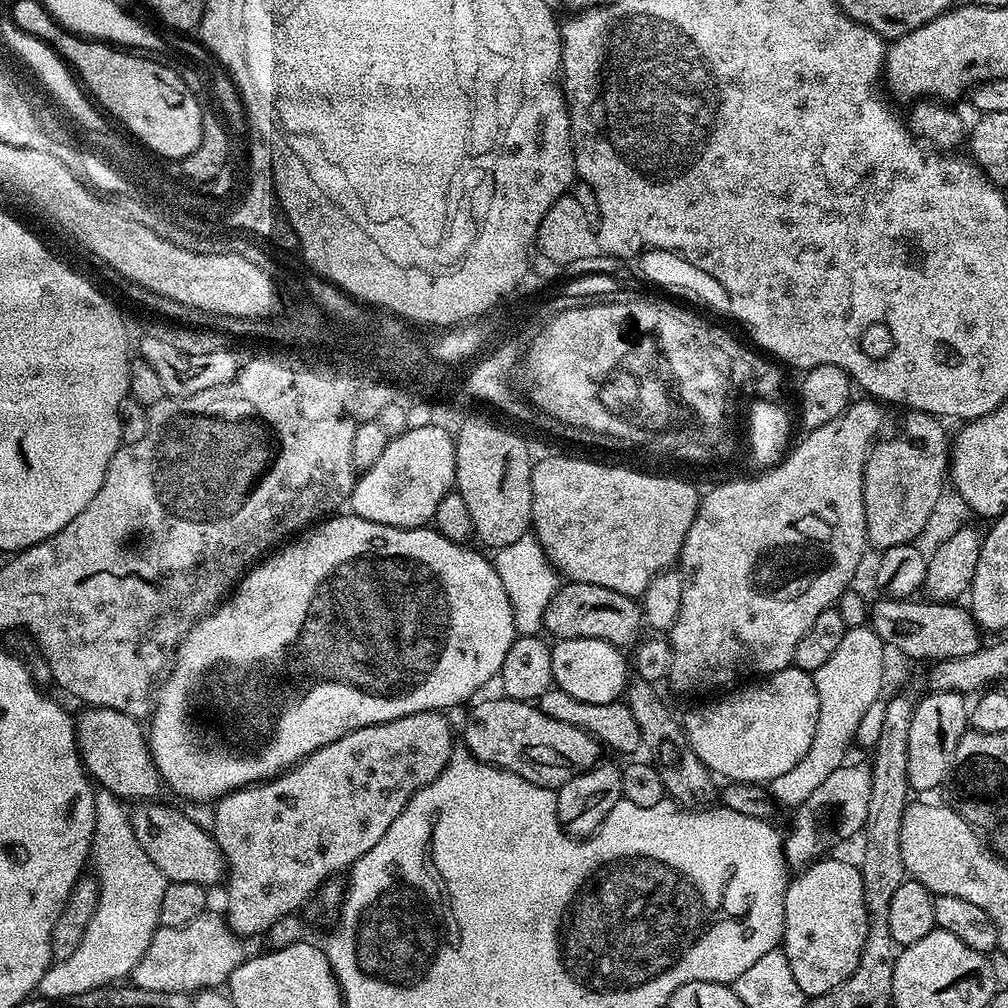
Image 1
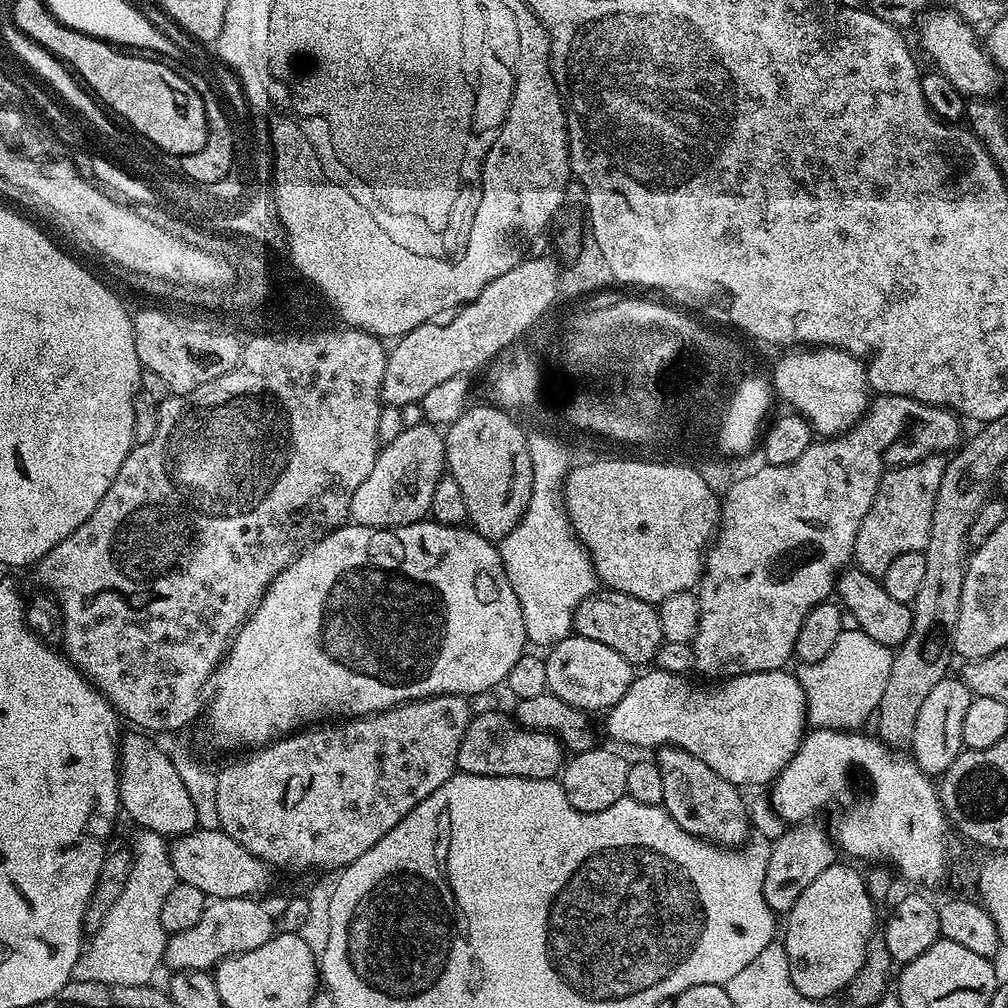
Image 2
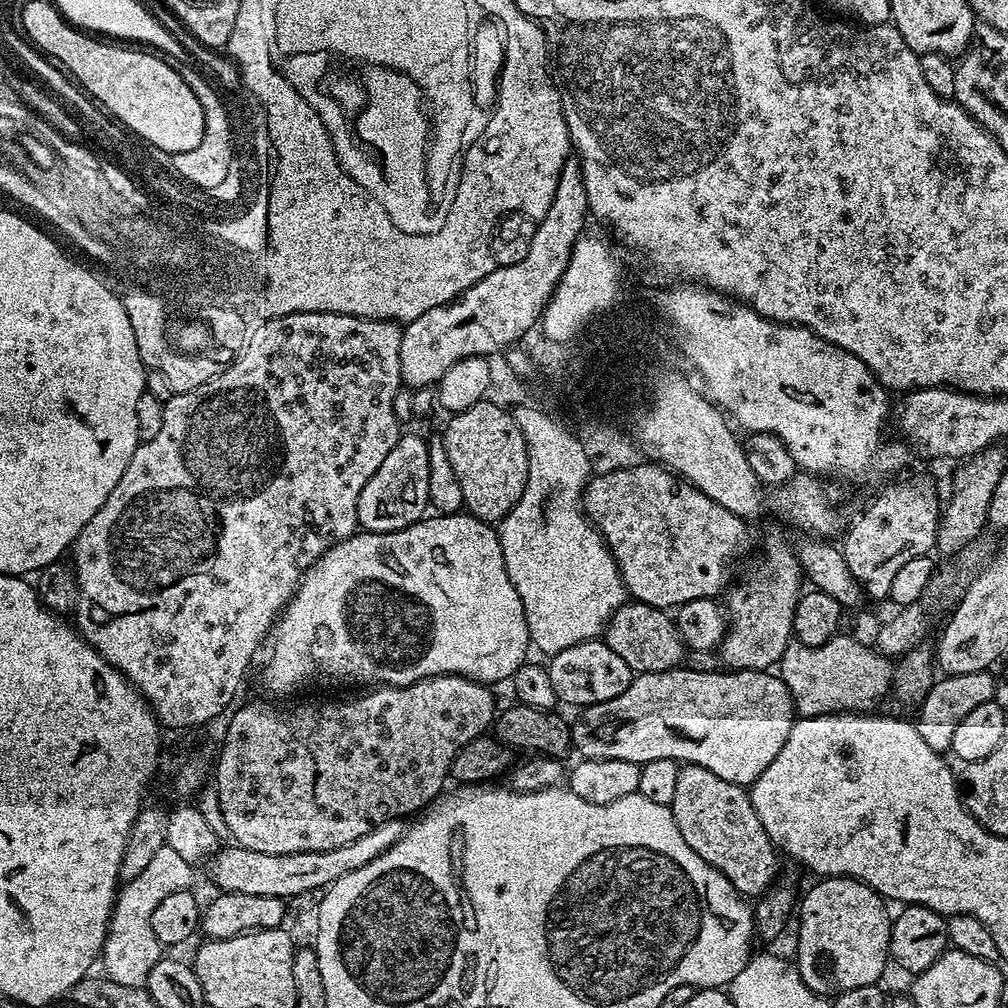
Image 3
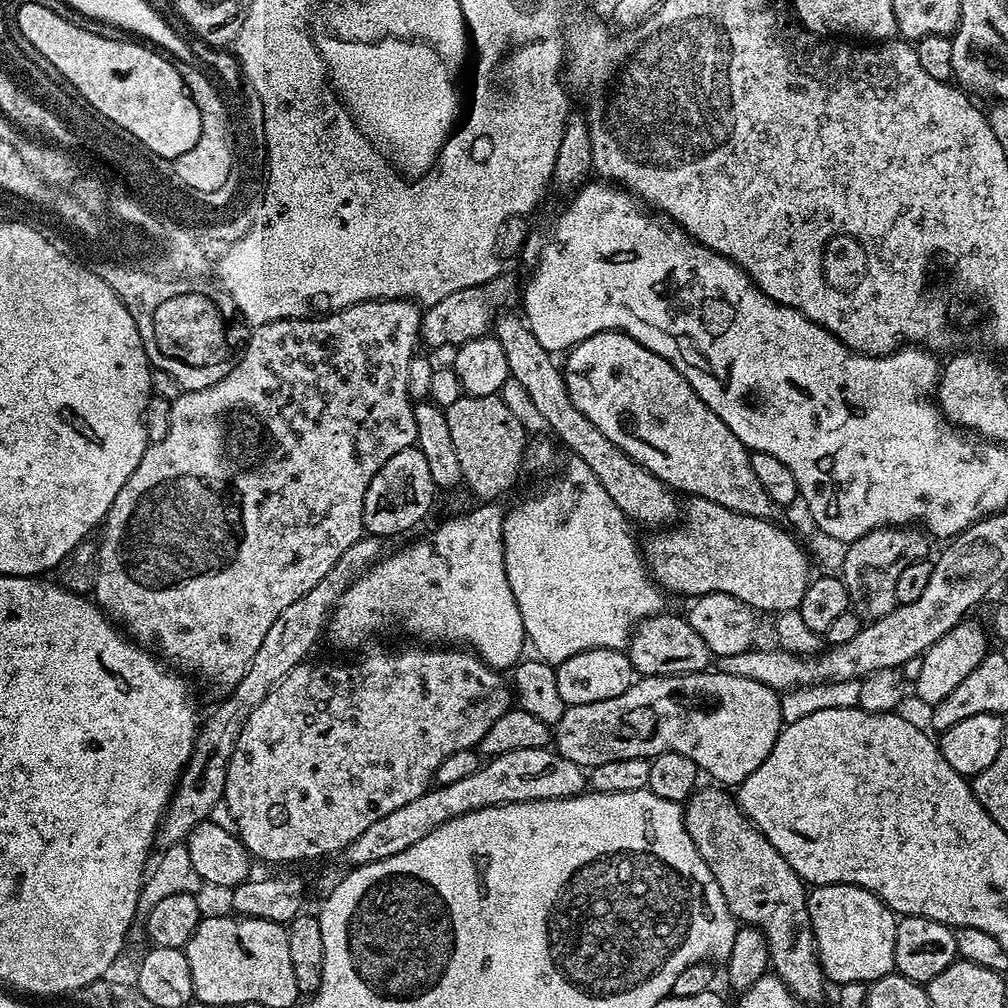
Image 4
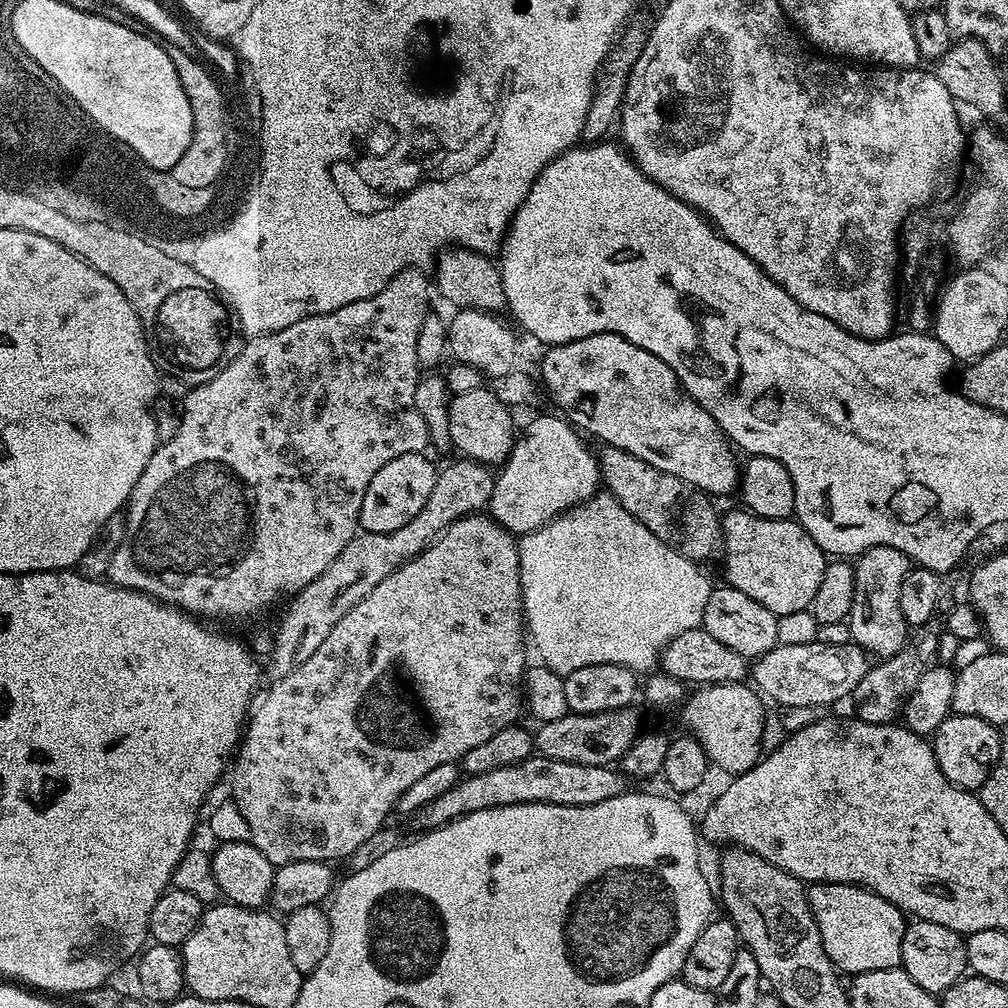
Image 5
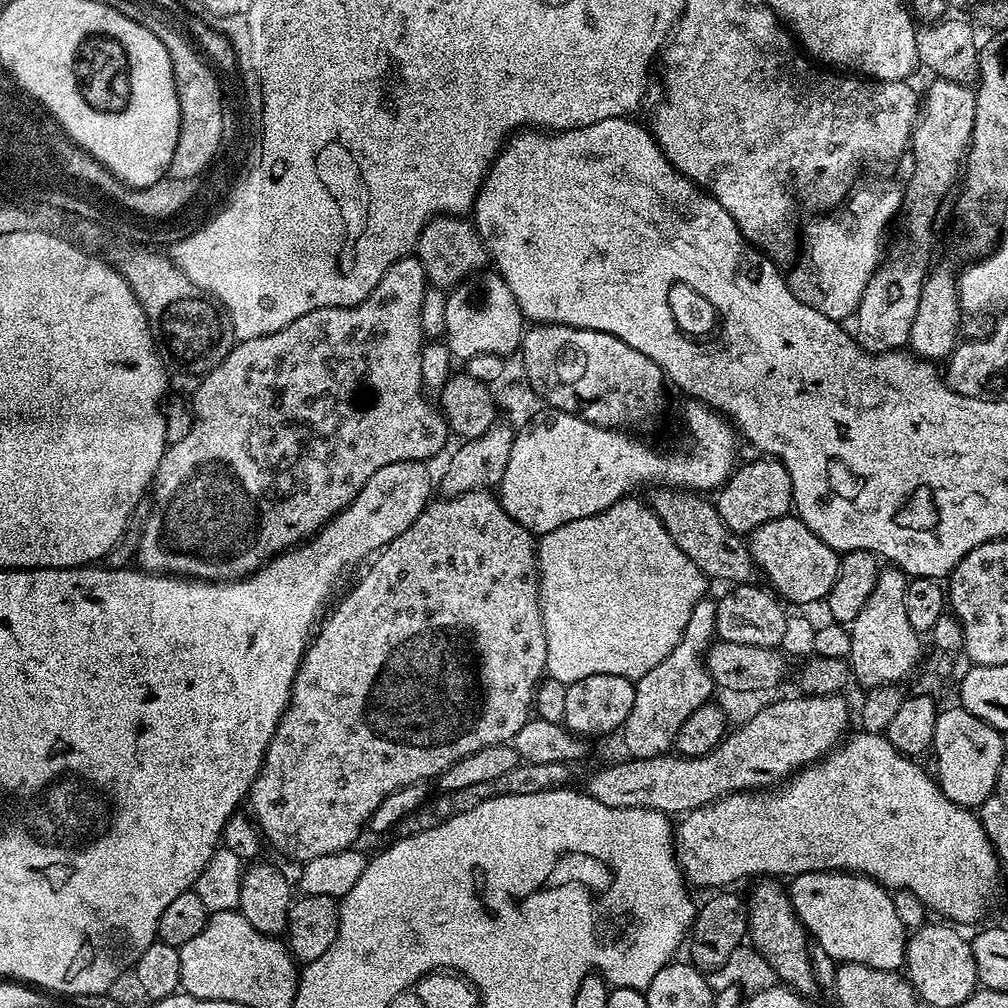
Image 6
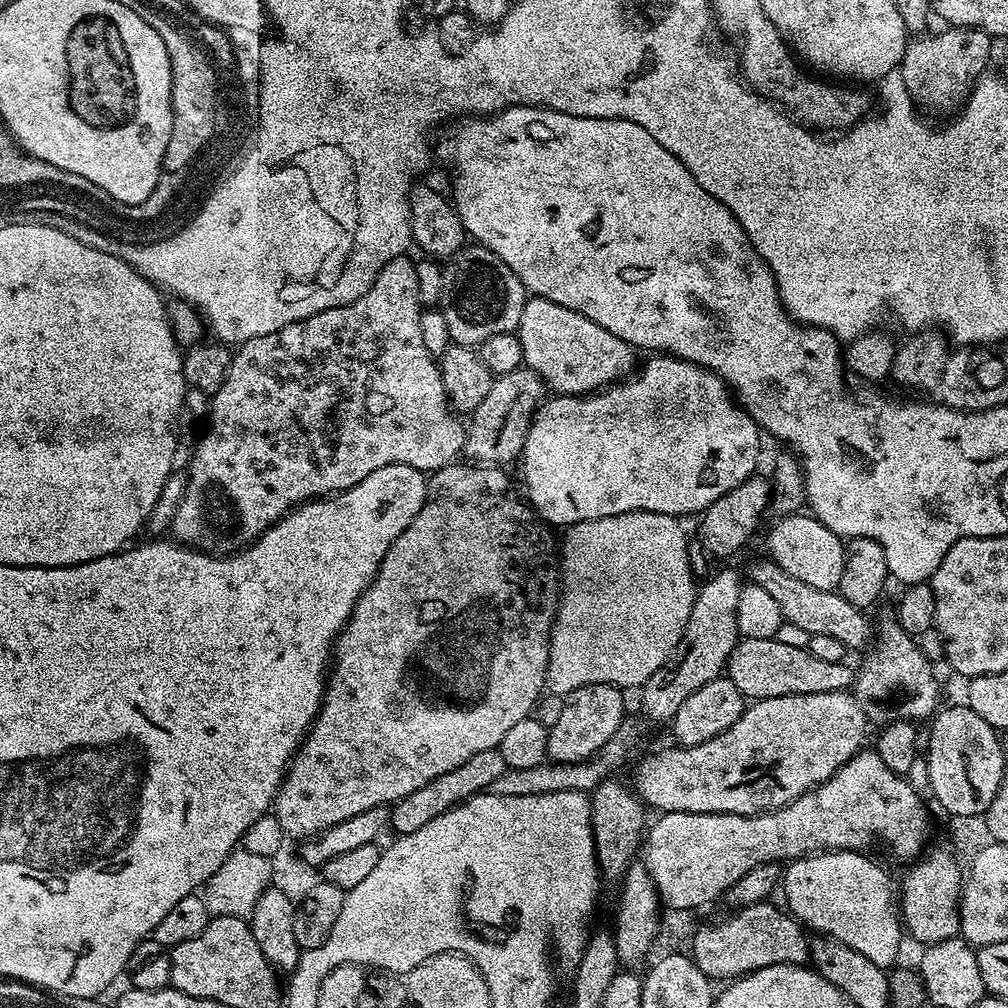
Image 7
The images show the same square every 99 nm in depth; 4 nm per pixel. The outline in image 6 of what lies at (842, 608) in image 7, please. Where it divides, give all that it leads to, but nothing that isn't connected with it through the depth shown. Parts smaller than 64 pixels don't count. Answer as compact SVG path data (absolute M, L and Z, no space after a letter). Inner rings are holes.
M663 486L653 487L651 492L650 507L653 514L662 522L662 526L666 526L666 530L678 546L678 550L682 550L682 554L686 554L690 558L690 562L694 562L694 566L698 566L701 574L705 577L713 576L716 580L732 580L733 585L750 584L757 579L755 576L758 576L758 569L752 560L751 547L746 543L743 535L731 532L726 526L726 522L722 522L715 503L707 495L689 492L683 488L665 488Z

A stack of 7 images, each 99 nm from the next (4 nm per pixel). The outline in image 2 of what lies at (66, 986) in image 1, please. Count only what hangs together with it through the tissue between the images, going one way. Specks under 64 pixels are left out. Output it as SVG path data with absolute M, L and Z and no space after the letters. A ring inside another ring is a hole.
M140 830L135 833L136 852L132 856L132 869L128 880L124 883L122 894L110 906L110 910L104 915L102 926L97 932L91 933L86 947L81 951L78 962L72 970L72 979L82 982L96 982L117 984L124 987L142 987L153 983L156 971L162 968L164 948L168 944L169 933L162 926L162 902L170 890L174 890L177 878L172 865L172 853L165 837L157 832Z

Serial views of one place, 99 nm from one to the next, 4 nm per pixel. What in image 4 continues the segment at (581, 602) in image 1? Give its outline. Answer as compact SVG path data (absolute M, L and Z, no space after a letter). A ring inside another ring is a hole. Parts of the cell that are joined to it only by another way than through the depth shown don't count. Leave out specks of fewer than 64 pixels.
M661 614L644 621L632 633L626 649L633 668L641 677L645 676L685 676L691 672L705 671L713 663L710 646L702 642L698 630L690 626L683 615Z

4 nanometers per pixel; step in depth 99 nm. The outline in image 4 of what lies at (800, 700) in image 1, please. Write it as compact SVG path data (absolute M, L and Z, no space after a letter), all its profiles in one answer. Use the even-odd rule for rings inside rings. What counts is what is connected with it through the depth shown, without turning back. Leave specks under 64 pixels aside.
M715 670L691 672L685 676L645 676L633 682L630 690L626 690L626 694L618 694L618 698L606 698L602 702L567 705L562 718L554 726L554 748L555 751L562 754L562 758L570 758L570 762L574 762L585 770L602 766L602 762L648 760L658 754L677 752L678 754L686 754L686 758L693 760L701 773L708 775L709 772L716 779L713 781L717 785L738 786L746 777L754 774L754 770L758 770L758 766L762 766L762 762L766 762L766 754L770 754L770 750L774 750L774 742L778 738L778 734L784 724L783 716L780 713L780 699L781 697L774 689L770 686L762 686L762 682L754 682L754 678L738 678L734 674L722 674Z

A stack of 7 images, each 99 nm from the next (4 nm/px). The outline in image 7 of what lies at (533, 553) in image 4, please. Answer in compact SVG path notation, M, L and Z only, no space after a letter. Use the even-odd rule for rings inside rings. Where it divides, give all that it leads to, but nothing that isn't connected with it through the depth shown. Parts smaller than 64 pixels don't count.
M627 512L597 520L578 522L565 531L568 533L565 534L564 540L562 536L562 547L558 552L558 567L562 573L560 606L556 610L556 622L552 625L552 637L548 643L548 682L546 688L551 695L563 698L568 693L587 684L613 684L615 688L621 690L639 689L672 657L673 650L677 648L680 639L684 636L686 622L690 618L690 610L694 606L694 598L698 591L697 581L692 581L694 573L690 559L690 548L689 545L684 545L684 532L672 524L675 523L670 522L670 517L666 514Z

